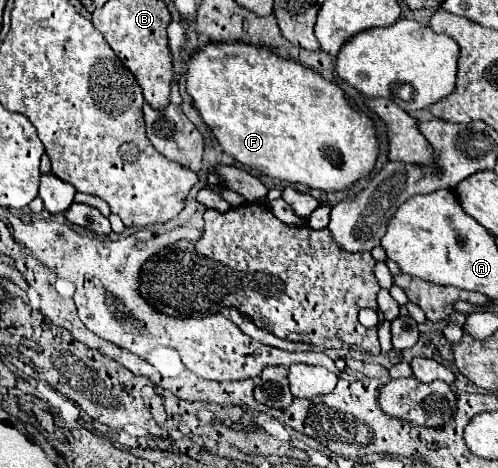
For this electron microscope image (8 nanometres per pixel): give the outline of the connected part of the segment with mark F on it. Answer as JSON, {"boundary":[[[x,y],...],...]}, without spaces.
{"boundary":[[[244,41],[198,47],[188,59],[186,91],[224,153],[268,177],[304,183],[320,191],[340,191],[368,175],[376,163],[378,141],[374,123],[346,101],[344,91],[334,81],[324,79],[294,59],[282,59],[272,47]]]}

